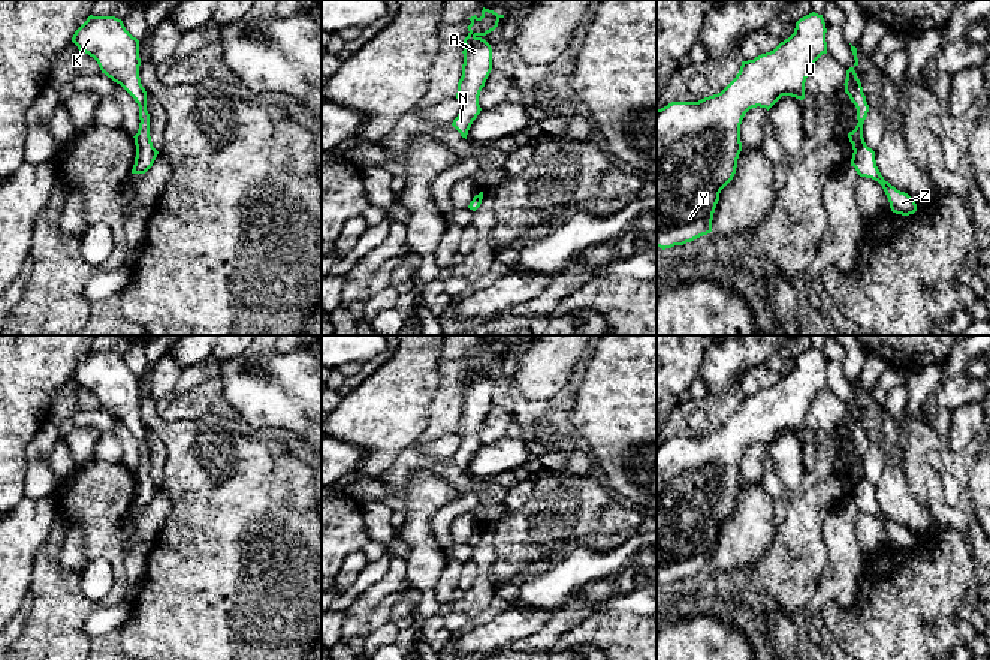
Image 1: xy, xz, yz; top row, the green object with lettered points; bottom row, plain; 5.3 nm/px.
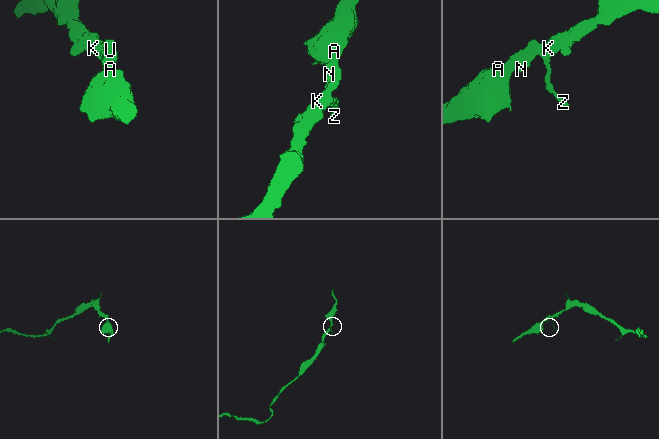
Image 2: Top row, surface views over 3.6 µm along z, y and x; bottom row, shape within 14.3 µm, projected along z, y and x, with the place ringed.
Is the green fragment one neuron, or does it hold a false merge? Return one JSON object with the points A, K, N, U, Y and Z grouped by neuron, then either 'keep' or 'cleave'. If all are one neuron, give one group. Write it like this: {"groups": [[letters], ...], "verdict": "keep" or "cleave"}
{"groups": [["A", "K", "N", "U", "Y", "Z"]], "verdict": "keep"}

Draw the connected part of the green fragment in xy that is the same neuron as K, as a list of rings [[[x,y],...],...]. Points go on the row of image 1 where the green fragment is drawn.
[[[93,16],[75,31],[72,42],[81,52],[93,57],[102,73],[120,84],[139,106],[139,129],[135,138],[136,157],[132,174],[145,174],[159,151],[150,136],[147,91],[139,78],[139,40],[115,16]]]

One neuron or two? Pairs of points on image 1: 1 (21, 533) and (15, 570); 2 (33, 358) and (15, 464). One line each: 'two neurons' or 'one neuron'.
1: one neuron
2: one neuron

